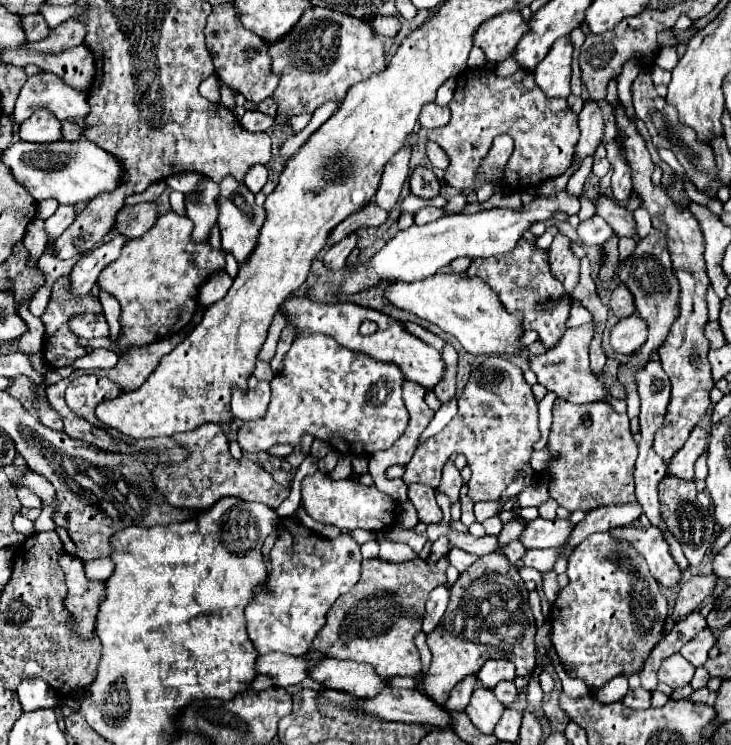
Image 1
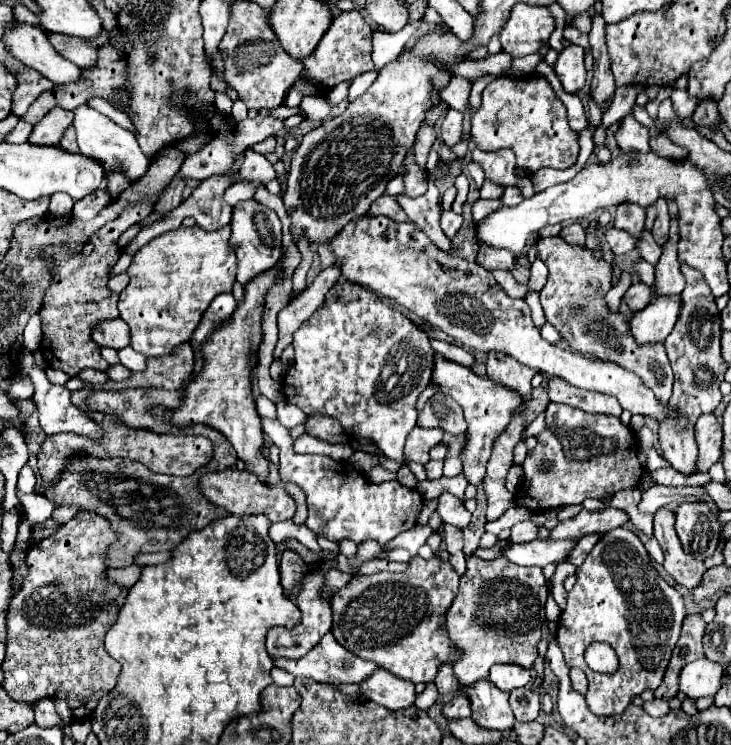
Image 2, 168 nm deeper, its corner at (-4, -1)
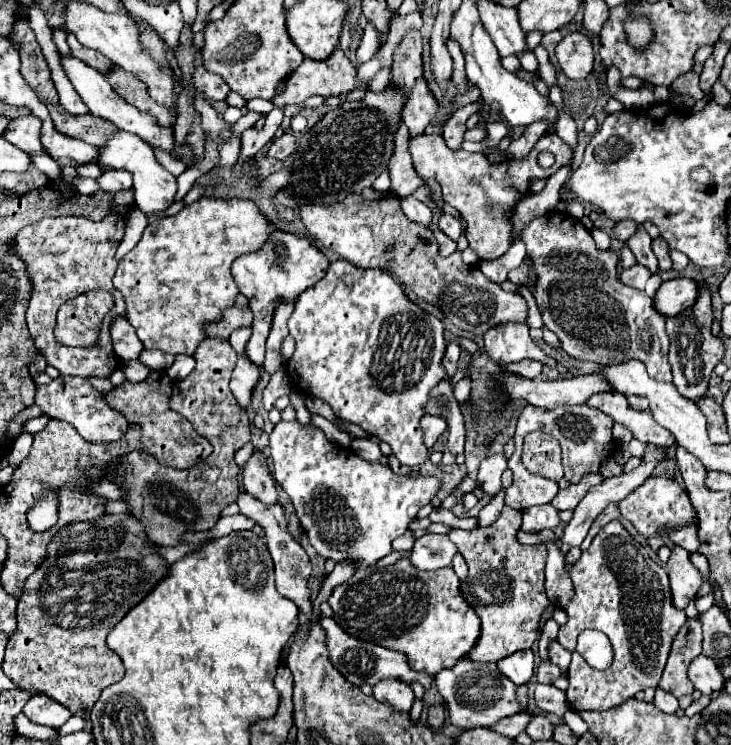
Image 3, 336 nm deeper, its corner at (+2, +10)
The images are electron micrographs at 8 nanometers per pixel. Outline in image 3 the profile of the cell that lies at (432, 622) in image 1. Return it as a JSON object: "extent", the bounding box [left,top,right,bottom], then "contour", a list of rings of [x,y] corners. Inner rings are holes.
{"extent":[435,657,521,729],"contour":[[[463,657],[455,667],[439,671],[435,685],[447,703],[451,725],[459,729],[491,727],[497,721],[521,711],[521,705],[515,697],[517,687],[493,663],[479,663]]]}

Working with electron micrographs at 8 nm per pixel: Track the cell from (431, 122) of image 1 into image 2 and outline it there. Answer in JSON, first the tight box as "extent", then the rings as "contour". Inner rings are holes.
{"extent":[441,110,463,146],"contour":[[[449,110],[441,122],[441,136],[443,136],[443,142],[447,146],[453,146],[459,142],[461,138],[461,120],[463,120],[463,114],[457,112],[457,110]]]}

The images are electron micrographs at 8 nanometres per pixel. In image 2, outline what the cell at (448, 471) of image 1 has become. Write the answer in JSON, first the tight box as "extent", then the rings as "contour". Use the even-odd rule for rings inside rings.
{"extent":[431,356,521,486],"contour":[[[435,356],[435,368],[433,368],[431,384],[439,392],[451,396],[465,410],[467,432],[465,432],[465,440],[463,440],[463,446],[461,446],[461,452],[459,452],[459,458],[463,462],[461,474],[467,478],[469,484],[479,486],[483,476],[485,476],[485,464],[489,460],[493,440],[505,430],[509,416],[519,406],[521,398],[519,398],[517,392],[513,392],[505,386],[499,386],[499,384],[491,382],[489,378],[481,378],[471,368],[457,364],[457,362],[451,362],[443,356]]]}

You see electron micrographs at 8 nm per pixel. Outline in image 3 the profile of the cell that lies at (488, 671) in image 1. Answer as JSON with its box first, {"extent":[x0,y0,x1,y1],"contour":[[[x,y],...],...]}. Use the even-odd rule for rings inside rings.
{"extent":[497,651,535,685],"contour":[[[533,651],[513,653],[505,659],[501,659],[497,665],[499,665],[501,673],[507,675],[515,685],[525,685],[533,677],[535,655],[533,655]]]}

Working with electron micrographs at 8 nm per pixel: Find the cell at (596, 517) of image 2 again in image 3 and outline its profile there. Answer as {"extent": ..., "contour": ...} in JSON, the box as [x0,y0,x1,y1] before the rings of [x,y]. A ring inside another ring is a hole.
{"extent":[619,475,697,537],"contour":[[[659,475],[659,477],[649,477],[639,489],[635,489],[629,497],[625,497],[619,503],[621,515],[633,523],[633,527],[643,535],[643,537],[661,537],[673,533],[673,529],[681,529],[681,525],[689,525],[689,521],[697,521],[697,513],[689,501],[689,495],[685,489],[671,477]]]}

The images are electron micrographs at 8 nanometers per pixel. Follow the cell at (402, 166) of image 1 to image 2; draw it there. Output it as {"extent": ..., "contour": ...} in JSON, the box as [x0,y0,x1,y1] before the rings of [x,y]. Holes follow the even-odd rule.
{"extent":[395,148,451,252],"contour":[[[431,148],[426,164],[428,178],[428,191],[424,196],[424,202],[416,202],[415,199],[407,198],[403,194],[397,194],[395,200],[397,204],[405,210],[407,220],[413,222],[419,230],[423,230],[433,242],[435,246],[439,246],[445,252],[451,252],[451,240],[443,234],[443,230],[439,228],[439,214],[441,214],[441,202],[439,202],[439,192],[435,186],[435,167],[439,155],[437,151]]]}

